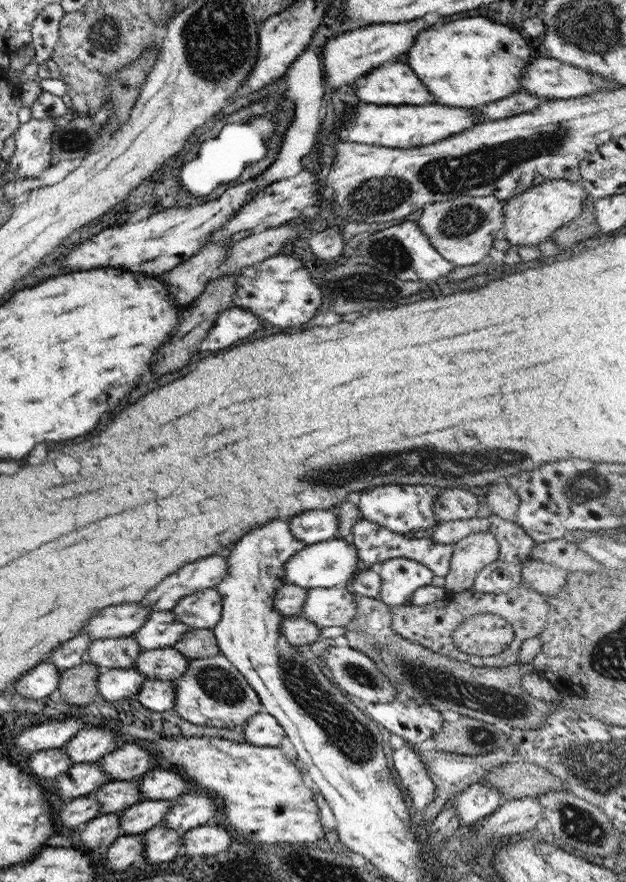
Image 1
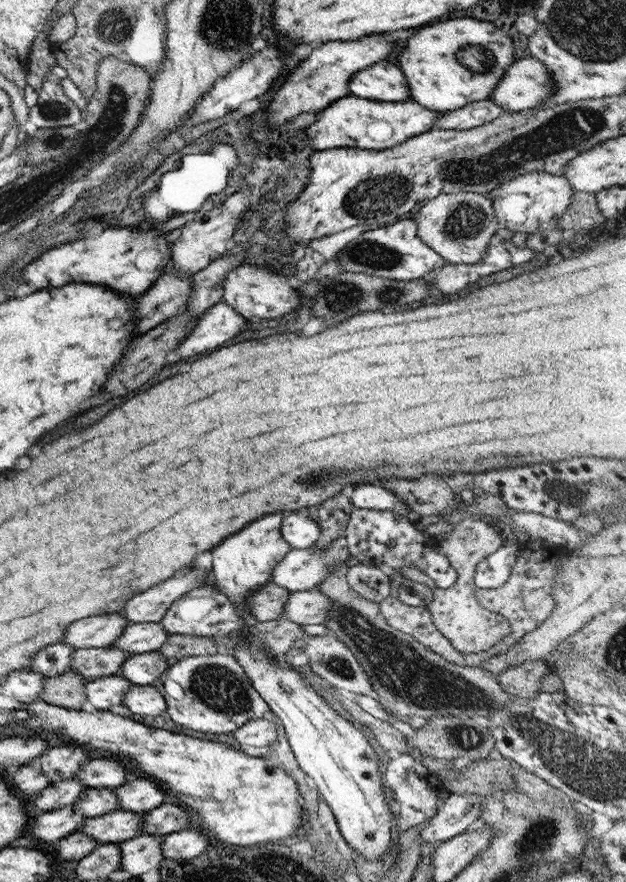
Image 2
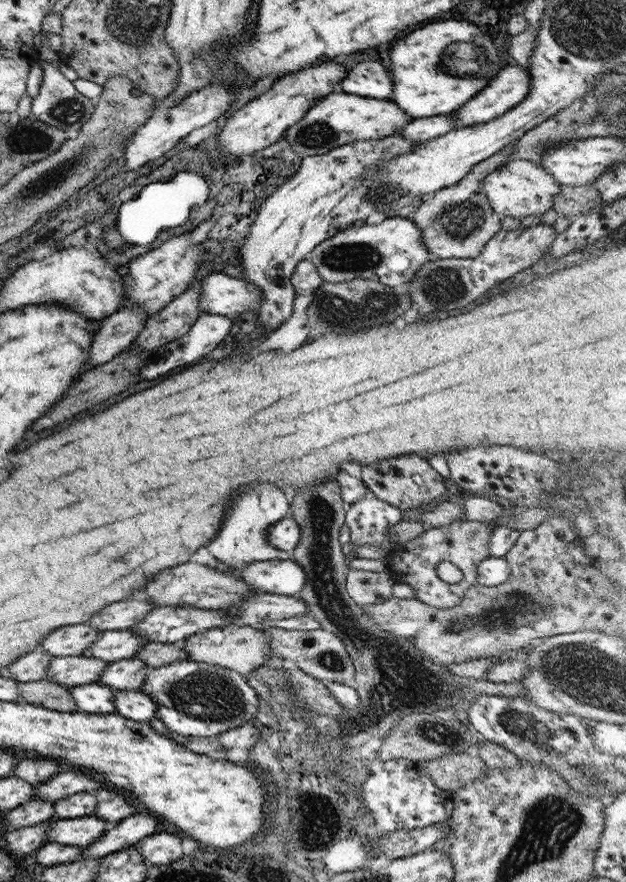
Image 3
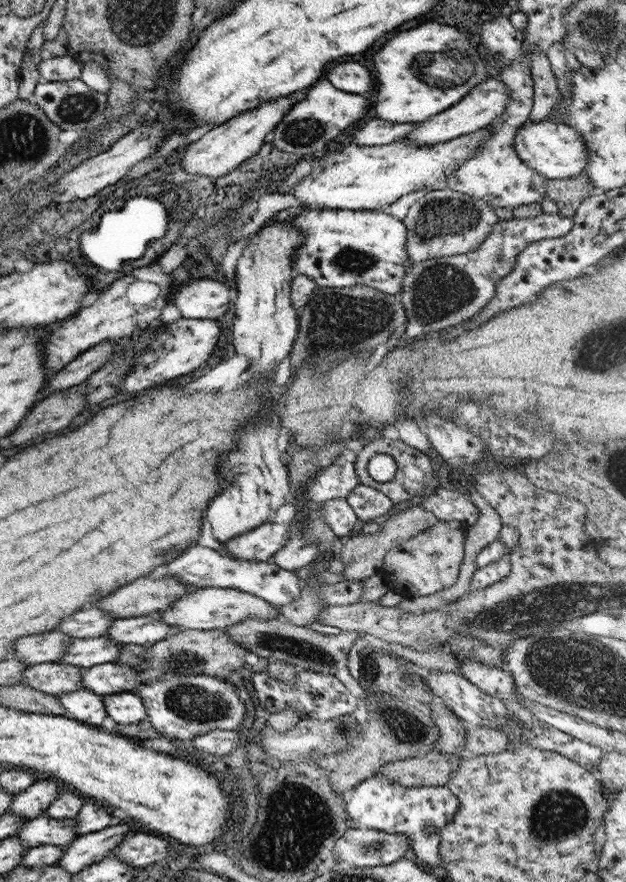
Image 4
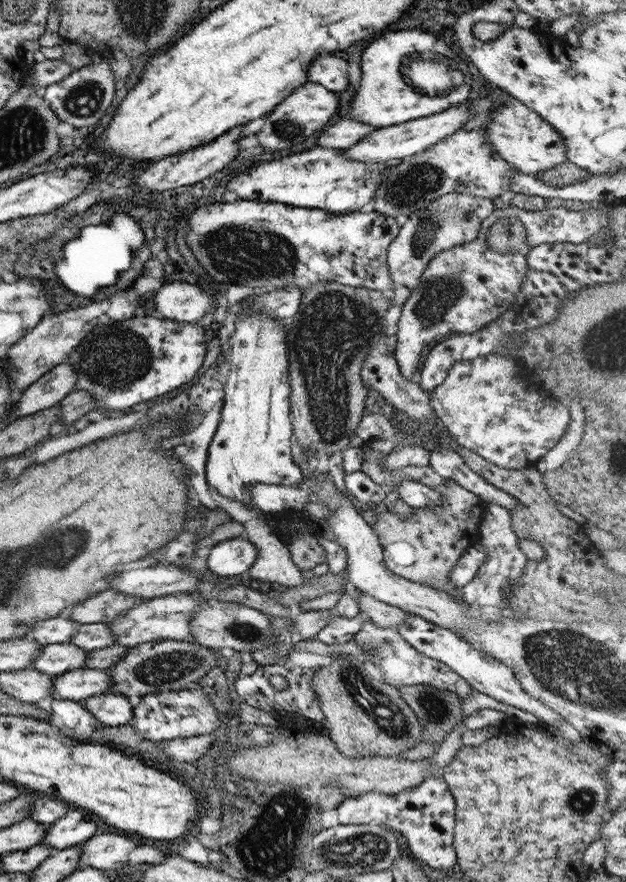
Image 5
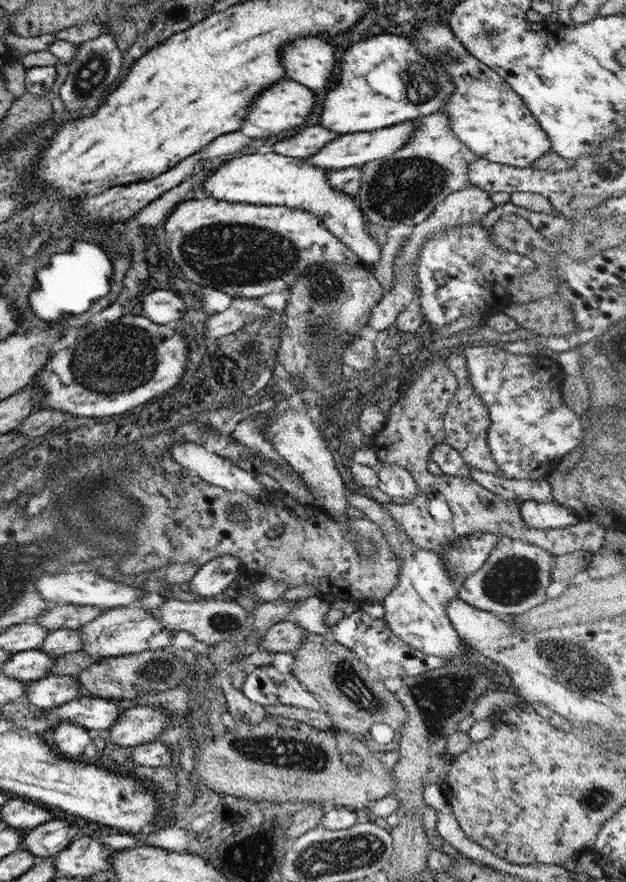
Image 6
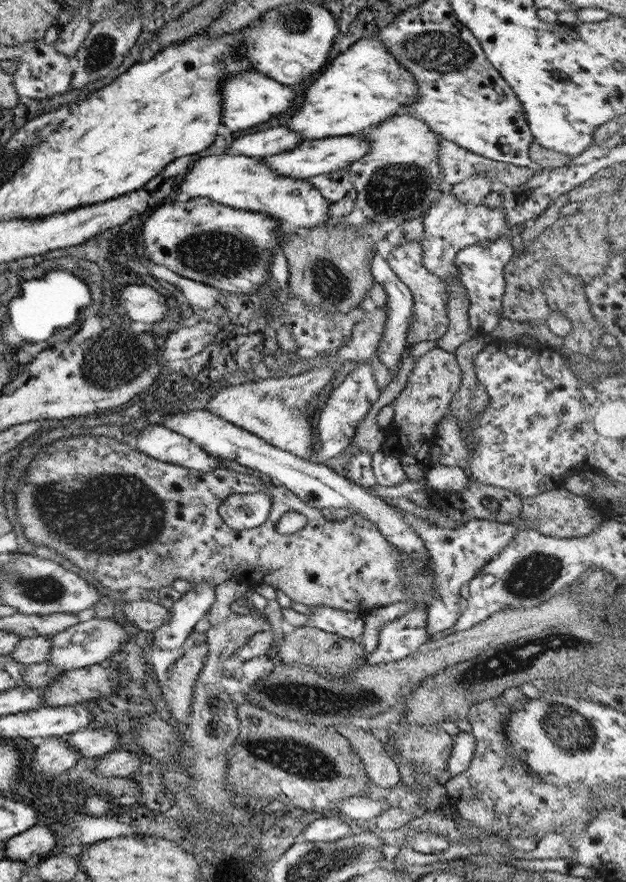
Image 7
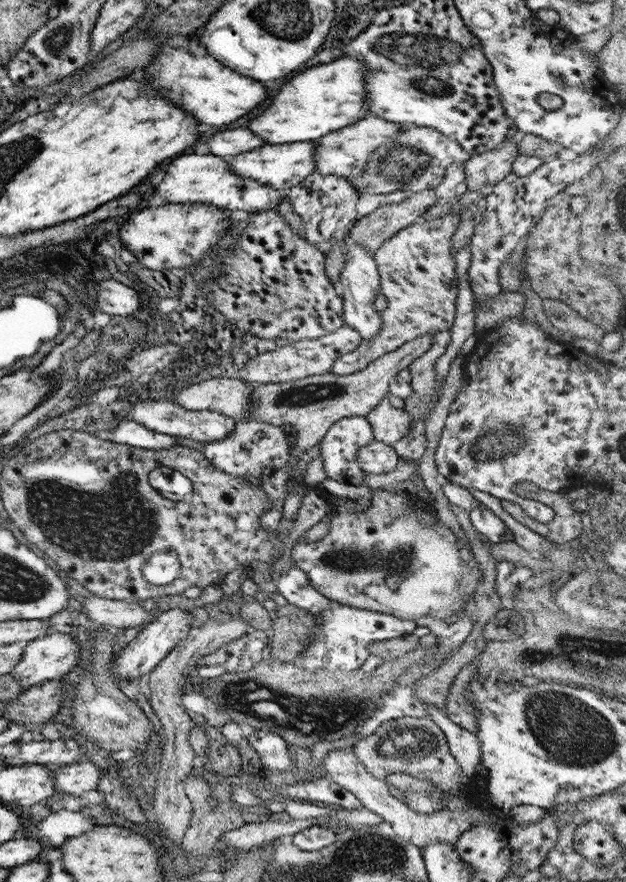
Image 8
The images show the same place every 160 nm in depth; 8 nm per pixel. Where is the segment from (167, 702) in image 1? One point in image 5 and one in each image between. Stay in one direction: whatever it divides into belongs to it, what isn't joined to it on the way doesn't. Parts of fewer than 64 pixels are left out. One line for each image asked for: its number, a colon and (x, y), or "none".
2: (147, 700)
3: (135, 705)
4: (124, 708)
5: (110, 709)

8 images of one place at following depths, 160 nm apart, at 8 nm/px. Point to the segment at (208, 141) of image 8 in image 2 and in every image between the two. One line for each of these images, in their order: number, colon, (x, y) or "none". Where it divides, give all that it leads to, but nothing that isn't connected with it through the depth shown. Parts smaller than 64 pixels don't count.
2: (476, 113)
3: (421, 129)
4: (375, 132)
5: (345, 132)
6: (304, 143)
7: (259, 144)

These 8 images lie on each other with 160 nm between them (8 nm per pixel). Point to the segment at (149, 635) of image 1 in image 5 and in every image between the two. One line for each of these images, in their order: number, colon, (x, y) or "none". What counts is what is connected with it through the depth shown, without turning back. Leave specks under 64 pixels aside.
2: (136, 638)
3: (111, 645)
4: (83, 652)
5: (54, 659)

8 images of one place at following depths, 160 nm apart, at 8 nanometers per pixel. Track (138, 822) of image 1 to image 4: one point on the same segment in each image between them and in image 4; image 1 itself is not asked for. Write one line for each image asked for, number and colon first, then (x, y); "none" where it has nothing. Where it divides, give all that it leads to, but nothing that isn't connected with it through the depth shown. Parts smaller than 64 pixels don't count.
2: (116, 826)
3: (81, 831)
4: (42, 830)

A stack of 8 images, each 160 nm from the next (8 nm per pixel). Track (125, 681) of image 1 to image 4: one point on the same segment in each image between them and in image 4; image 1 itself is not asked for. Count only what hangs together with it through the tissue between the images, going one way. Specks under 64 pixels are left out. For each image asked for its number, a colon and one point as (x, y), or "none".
2: (103, 693)
3: (94, 698)
4: (82, 705)

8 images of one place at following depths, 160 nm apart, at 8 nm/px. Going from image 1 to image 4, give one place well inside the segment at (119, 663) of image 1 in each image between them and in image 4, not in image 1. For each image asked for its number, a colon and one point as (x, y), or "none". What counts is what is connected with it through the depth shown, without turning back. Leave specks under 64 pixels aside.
2: (90, 663)
3: (68, 671)
4: (53, 678)

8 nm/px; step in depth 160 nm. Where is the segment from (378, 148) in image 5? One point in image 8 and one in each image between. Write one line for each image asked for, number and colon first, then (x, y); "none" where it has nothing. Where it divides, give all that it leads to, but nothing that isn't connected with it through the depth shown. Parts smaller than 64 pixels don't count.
6: (347, 150)
7: (310, 158)
8: (277, 166)

